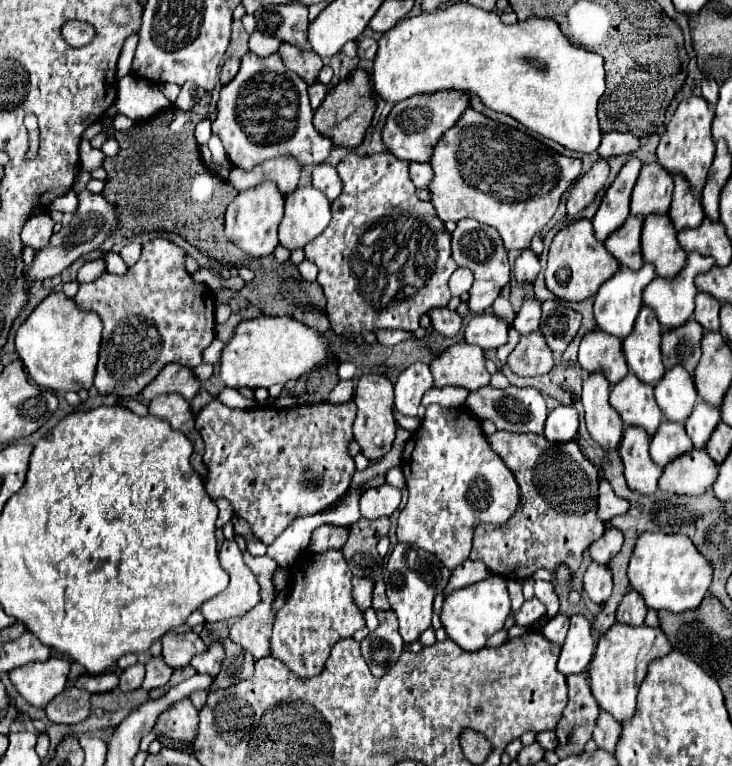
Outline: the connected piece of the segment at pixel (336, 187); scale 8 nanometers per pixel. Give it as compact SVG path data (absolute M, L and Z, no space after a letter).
M319 163L315 169L313 169L313 185L327 193L329 201L337 199L339 193L343 191L343 181L337 173L337 167L335 165L329 165L329 163Z

